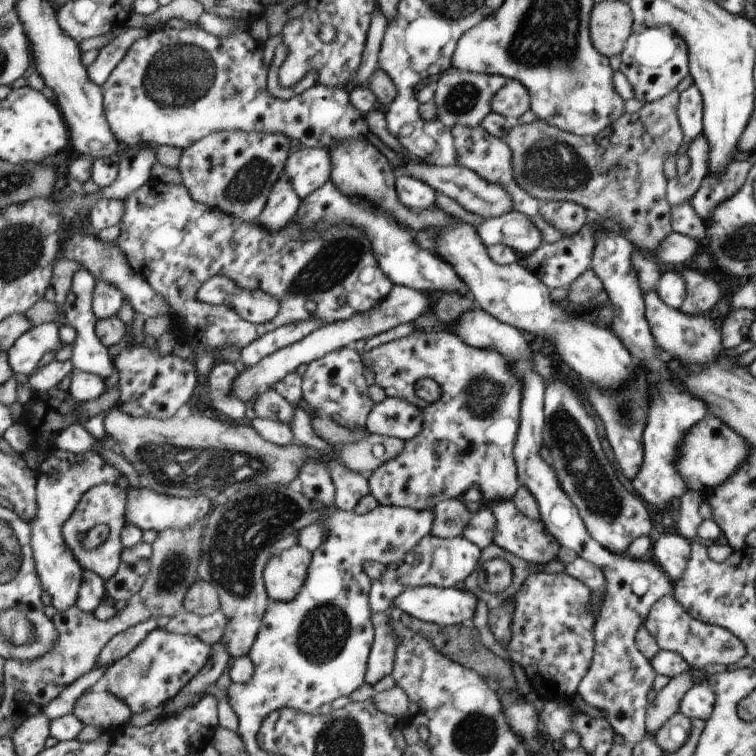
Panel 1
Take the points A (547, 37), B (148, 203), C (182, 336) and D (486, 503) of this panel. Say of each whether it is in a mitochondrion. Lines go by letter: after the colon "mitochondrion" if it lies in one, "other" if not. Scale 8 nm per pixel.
A: mitochondrion
B: other
C: other
D: other

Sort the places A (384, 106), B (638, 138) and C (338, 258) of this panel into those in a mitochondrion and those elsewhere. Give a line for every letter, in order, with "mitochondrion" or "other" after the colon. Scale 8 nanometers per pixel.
A: other
B: other
C: mitochondrion

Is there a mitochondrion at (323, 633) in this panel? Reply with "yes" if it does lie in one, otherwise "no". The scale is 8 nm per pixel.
yes

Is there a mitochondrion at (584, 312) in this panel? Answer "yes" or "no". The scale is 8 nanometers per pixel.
no

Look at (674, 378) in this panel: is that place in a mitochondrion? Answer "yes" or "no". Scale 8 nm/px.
no

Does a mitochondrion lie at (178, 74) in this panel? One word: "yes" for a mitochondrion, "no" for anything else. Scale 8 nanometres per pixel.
yes

